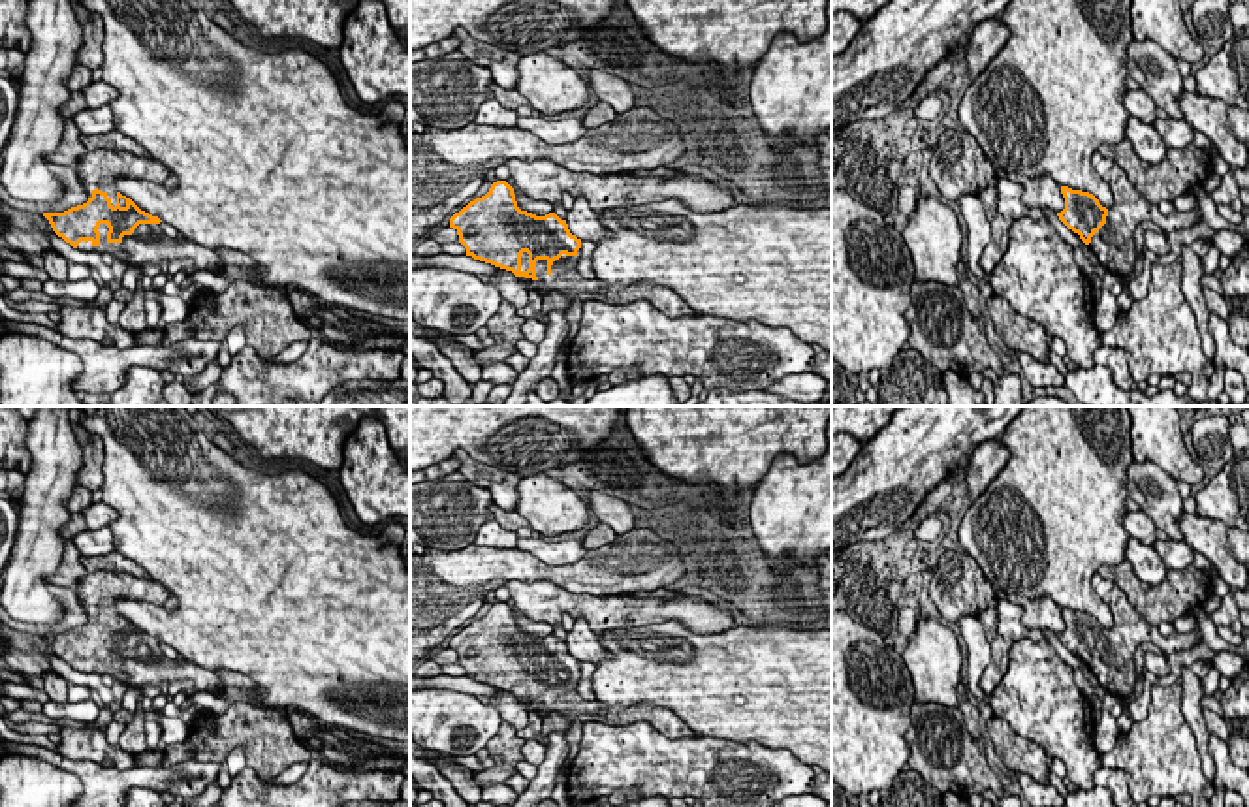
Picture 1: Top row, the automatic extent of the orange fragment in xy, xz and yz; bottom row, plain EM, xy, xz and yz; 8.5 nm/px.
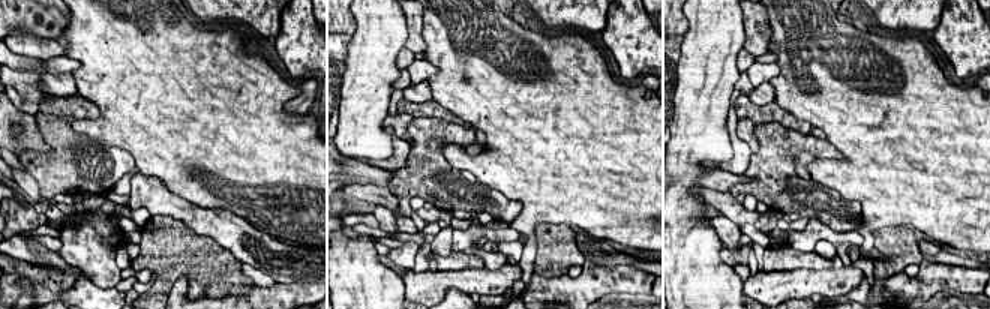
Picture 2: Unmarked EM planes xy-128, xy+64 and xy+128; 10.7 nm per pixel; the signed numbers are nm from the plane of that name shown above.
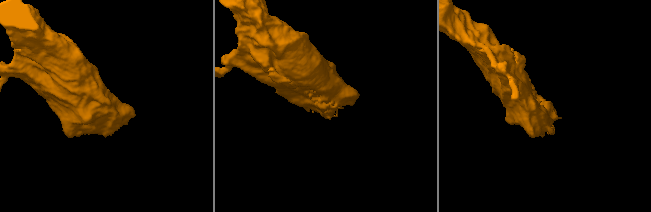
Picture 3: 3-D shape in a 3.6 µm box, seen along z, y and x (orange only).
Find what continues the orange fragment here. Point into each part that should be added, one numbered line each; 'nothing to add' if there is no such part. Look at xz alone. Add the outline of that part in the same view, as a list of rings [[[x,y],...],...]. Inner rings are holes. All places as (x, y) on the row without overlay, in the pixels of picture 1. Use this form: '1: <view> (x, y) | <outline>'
1: xz (565, 698) | [[[581,670],[576,677],[562,675],[553,687],[547,687],[547,681],[536,683],[536,698],[545,707],[545,715],[551,711],[561,713],[564,719],[574,722],[596,720],[609,726],[623,726],[634,722],[649,722],[655,730],[664,734],[670,739],[696,737],[696,734],[670,709],[636,704],[630,707],[608,705],[598,700],[585,702],[577,694],[577,683],[581,679]]]

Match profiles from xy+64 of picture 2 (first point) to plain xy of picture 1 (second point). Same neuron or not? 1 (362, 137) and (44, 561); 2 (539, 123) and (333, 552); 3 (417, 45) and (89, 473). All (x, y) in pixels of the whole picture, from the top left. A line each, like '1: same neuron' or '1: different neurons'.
1: same neuron
2: same neuron
3: same neuron

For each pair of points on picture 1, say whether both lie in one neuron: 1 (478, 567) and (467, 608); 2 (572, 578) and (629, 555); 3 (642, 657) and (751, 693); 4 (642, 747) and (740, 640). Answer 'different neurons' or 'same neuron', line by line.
1: same neuron
2: same neuron
3: same neuron
4: different neurons

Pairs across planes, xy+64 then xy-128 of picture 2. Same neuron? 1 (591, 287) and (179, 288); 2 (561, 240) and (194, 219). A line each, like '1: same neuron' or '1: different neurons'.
1: same neuron
2: different neurons

